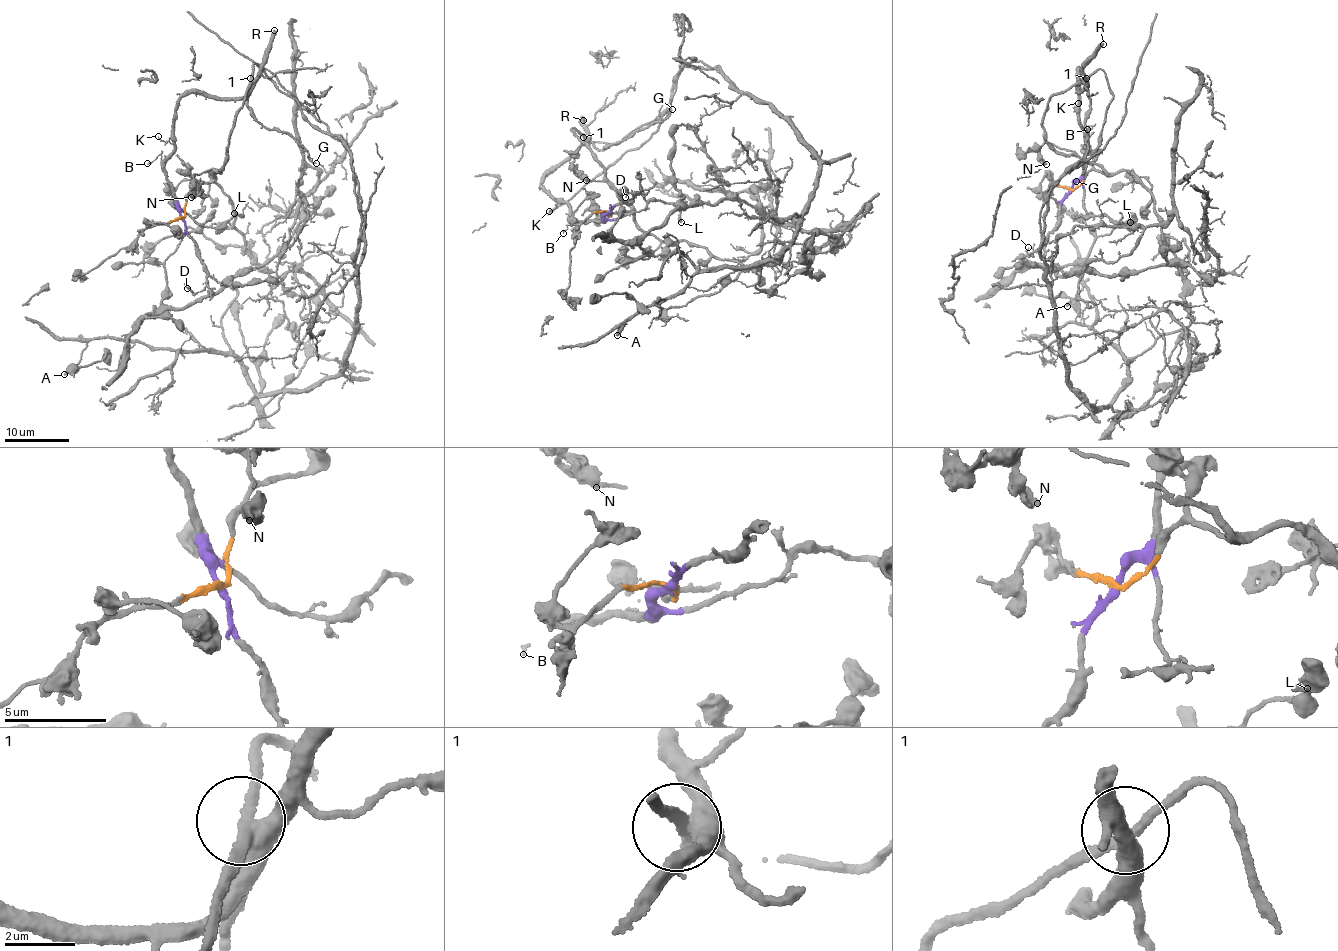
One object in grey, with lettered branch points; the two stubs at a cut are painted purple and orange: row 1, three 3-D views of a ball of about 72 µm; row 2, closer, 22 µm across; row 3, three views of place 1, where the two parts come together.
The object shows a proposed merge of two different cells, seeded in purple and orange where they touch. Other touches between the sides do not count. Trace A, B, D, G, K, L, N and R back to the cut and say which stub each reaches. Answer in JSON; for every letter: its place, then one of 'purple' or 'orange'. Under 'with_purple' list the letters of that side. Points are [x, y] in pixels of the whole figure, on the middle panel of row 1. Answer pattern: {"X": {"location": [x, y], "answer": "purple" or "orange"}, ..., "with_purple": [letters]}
{"A": {"location": [617, 335], "answer": "orange"}, "B": {"location": [563, 233], "answer": "purple"}, "D": {"location": [625, 197], "answer": "purple"}, "G": {"location": [672, 109], "answer": "purple"}, "K": {"location": [549, 211], "answer": "purple"}, "L": {"location": [681, 222], "answer": "purple"}, "N": {"location": [586, 180], "answer": "orange"}, "R": {"location": [583, 120], "answer": "purple"}, "with_purple": ["B", "D", "G", "K", "L", "R"]}

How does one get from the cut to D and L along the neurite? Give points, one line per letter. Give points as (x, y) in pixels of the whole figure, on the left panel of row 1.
D: (182, 218), (207, 275), (205, 288), (194, 294), (187, 288)
L: (182, 218), (178, 212), (181, 209), (206, 227), (220, 227), (226, 225), (239, 213), (240, 216), (233, 213)

